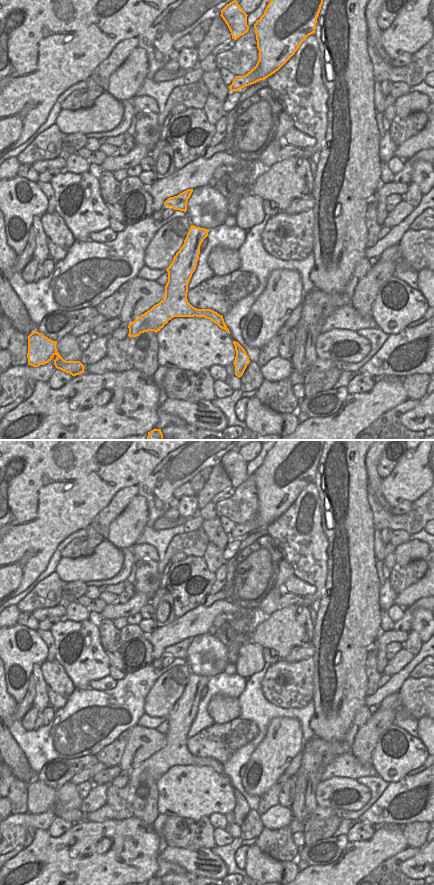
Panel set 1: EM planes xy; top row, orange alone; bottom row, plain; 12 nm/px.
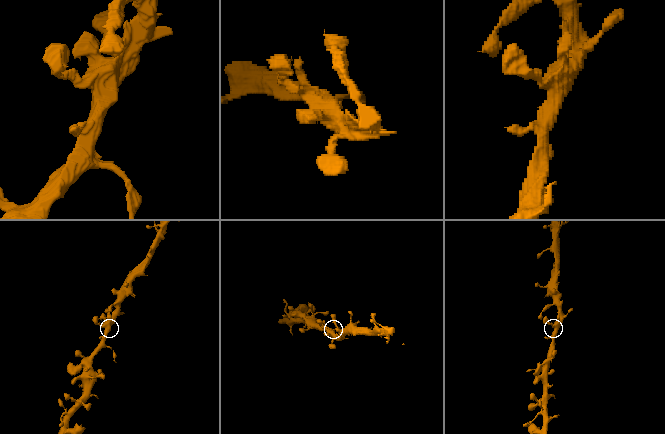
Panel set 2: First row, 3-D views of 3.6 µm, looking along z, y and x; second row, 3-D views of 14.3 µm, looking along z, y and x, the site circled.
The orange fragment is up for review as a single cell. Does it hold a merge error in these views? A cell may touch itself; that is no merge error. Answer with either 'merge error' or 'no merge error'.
no merge error

